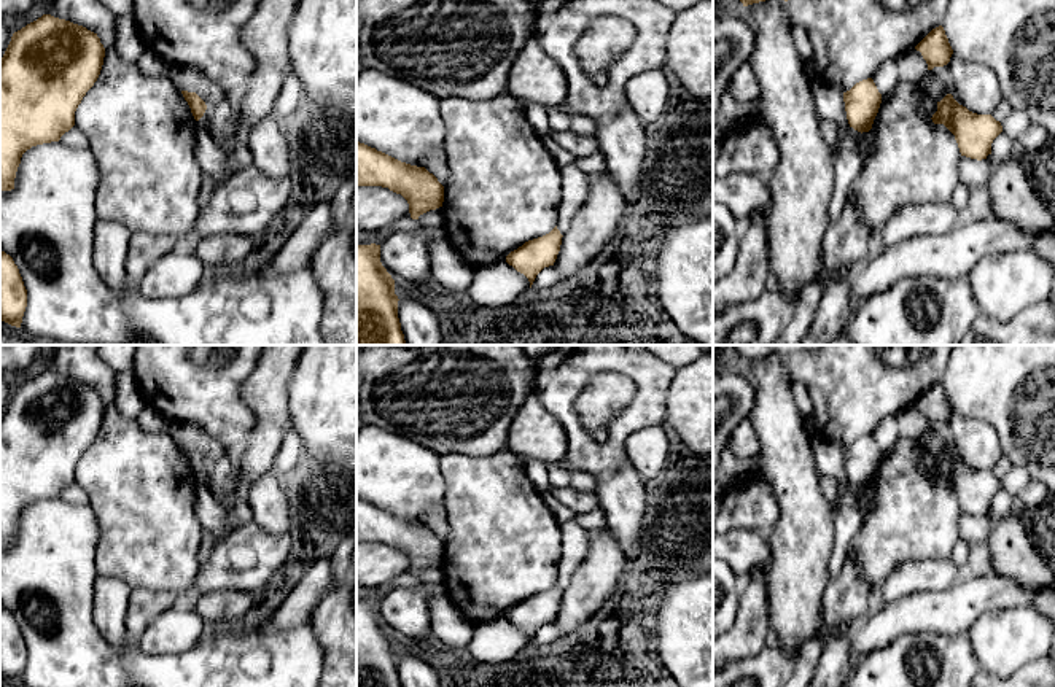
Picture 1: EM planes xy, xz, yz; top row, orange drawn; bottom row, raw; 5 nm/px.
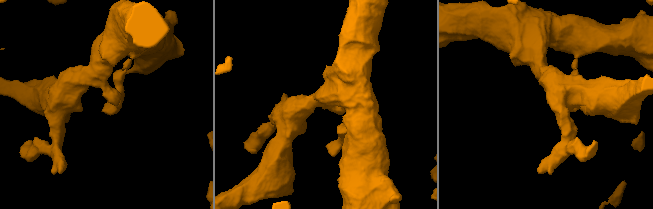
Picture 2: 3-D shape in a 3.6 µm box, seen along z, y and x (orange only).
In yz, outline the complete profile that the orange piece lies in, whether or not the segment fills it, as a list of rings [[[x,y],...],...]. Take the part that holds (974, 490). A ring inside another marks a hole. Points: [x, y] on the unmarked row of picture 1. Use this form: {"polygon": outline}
{"polygon": [[[952,450],[937,458],[937,468],[931,475],[934,480],[944,480],[955,491],[961,512],[977,517],[991,510],[991,499],[1002,488],[1001,479],[991,471],[969,468]]]}

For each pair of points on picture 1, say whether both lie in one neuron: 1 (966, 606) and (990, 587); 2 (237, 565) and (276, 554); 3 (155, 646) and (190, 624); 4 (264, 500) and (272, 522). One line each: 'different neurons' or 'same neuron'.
1: same neuron
2: same neuron
3: same neuron
4: same neuron

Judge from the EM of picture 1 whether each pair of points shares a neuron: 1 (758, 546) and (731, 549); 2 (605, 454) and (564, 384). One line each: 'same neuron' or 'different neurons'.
1: same neuron
2: same neuron

